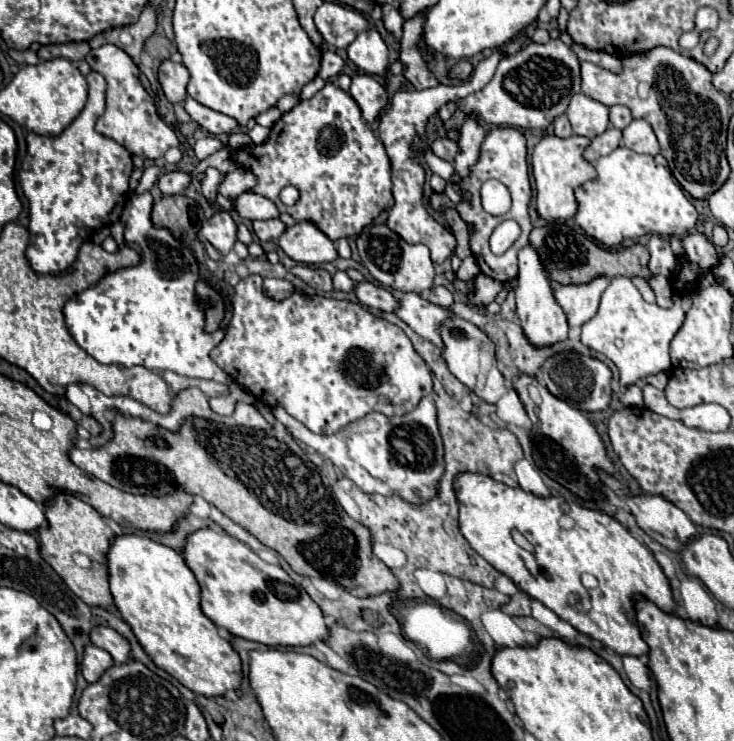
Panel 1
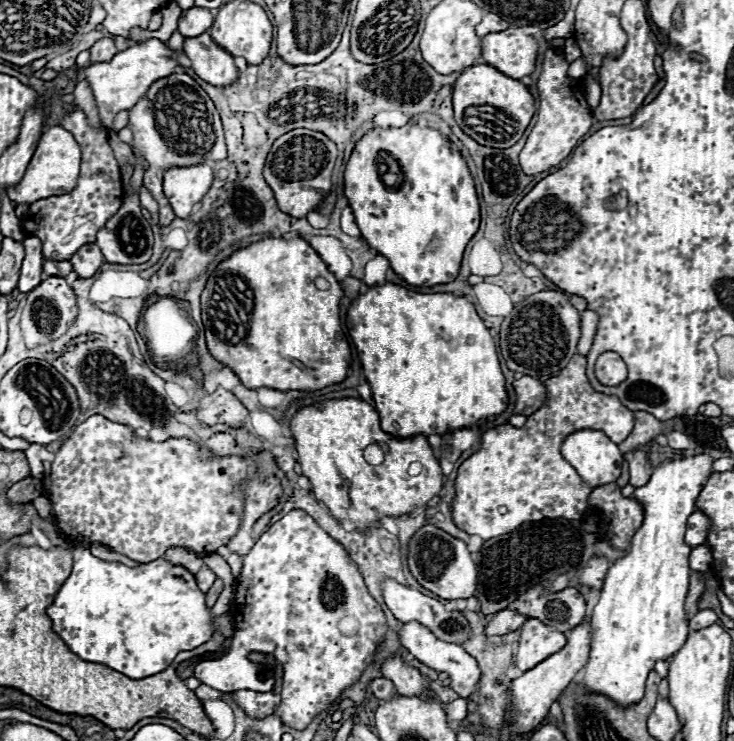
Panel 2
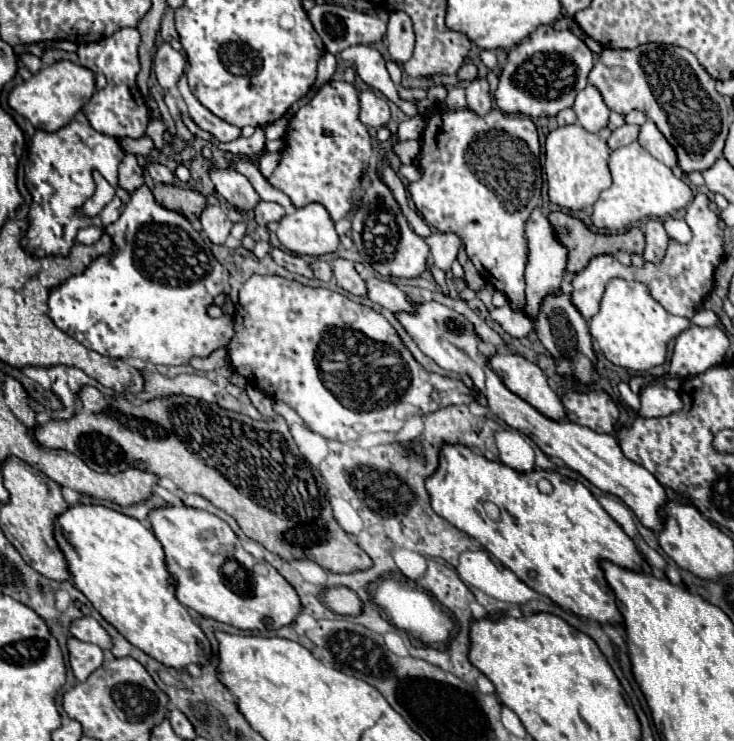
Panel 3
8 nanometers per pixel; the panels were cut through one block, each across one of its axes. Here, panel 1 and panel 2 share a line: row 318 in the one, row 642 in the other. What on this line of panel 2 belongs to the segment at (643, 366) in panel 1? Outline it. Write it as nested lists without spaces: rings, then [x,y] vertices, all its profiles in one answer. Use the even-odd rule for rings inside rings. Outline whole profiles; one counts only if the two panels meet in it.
[[[708,454],[684,456],[682,460],[662,462],[648,484],[636,488],[634,498],[644,506],[644,522],[632,536],[624,558],[618,558],[606,578],[598,604],[590,618],[590,654],[580,672],[580,684],[612,700],[616,706],[634,706],[644,698],[646,678],[658,660],[668,660],[680,650],[689,633],[684,612],[688,594],[688,556],[690,546],[684,542],[688,516],[694,512],[696,498],[712,474]]]

